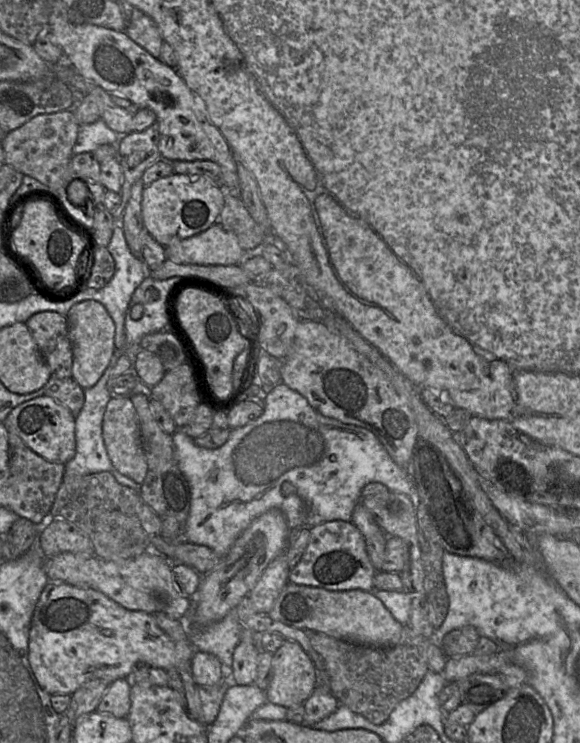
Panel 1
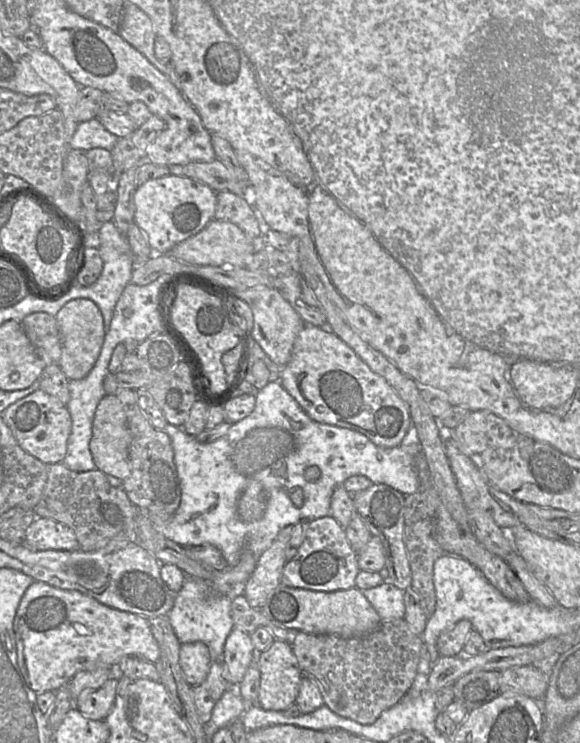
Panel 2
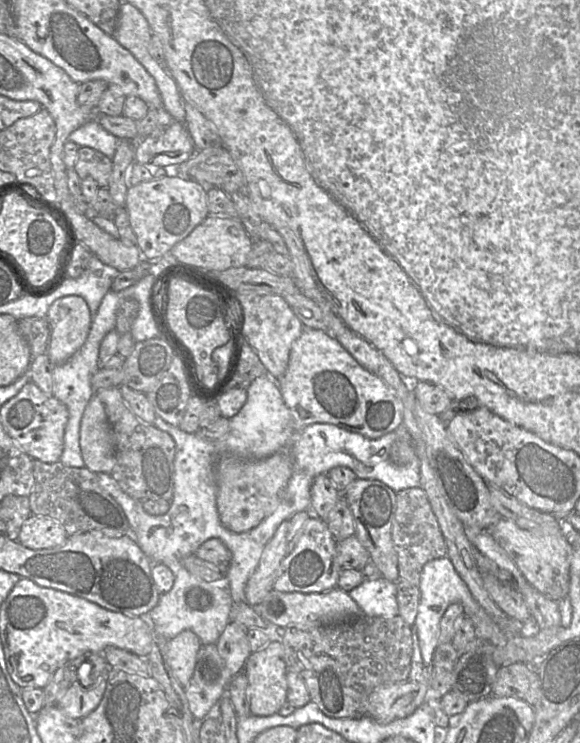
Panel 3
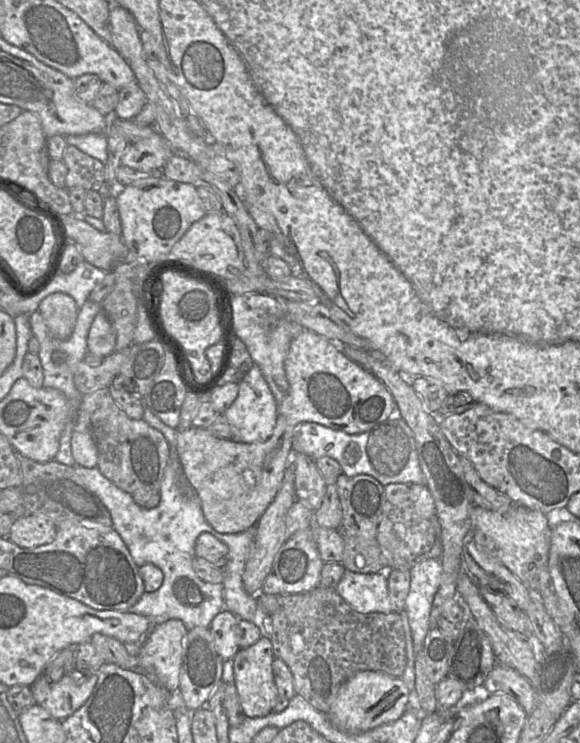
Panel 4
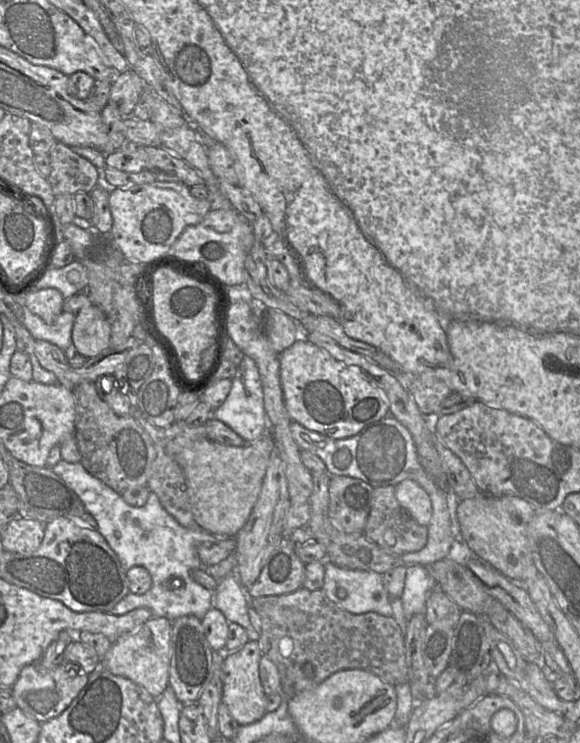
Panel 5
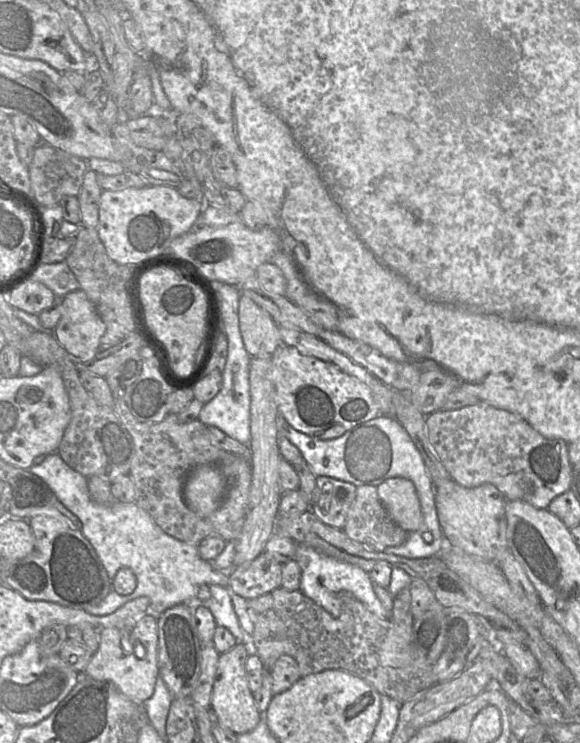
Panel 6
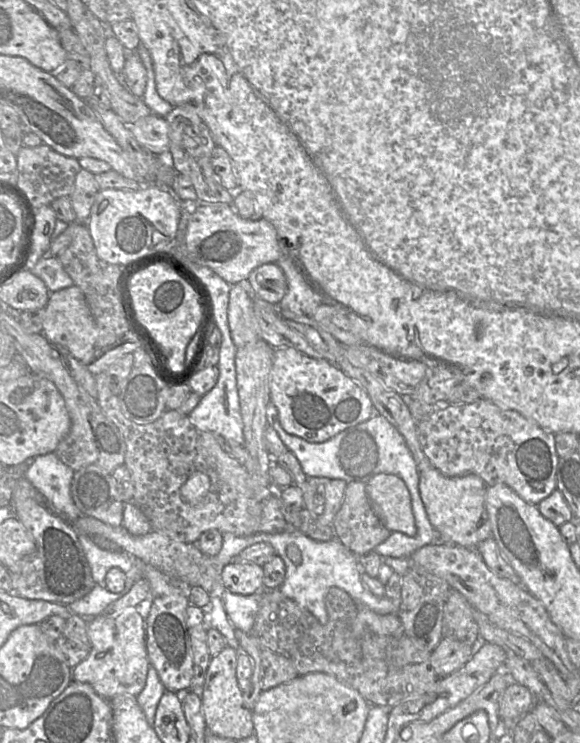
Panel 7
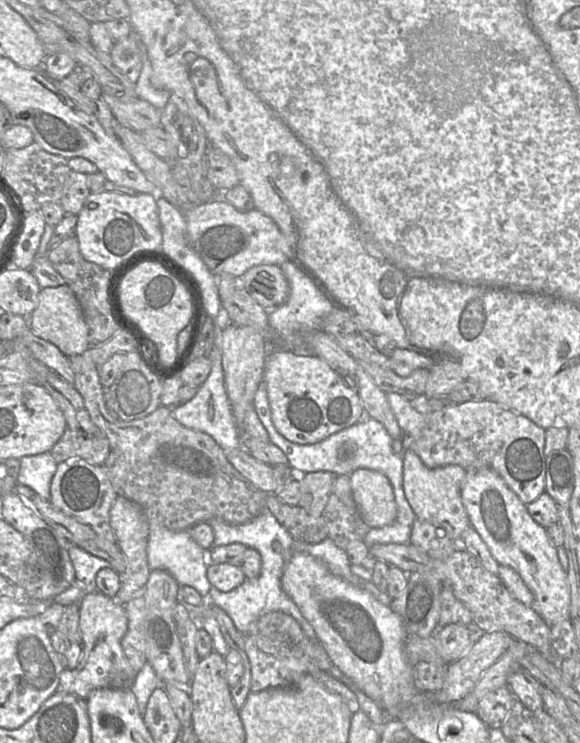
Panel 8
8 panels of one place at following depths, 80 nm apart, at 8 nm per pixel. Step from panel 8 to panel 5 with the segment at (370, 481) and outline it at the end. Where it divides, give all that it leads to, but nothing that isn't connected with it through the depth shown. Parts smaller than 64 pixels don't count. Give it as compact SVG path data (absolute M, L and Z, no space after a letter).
M403 480L395 486L395 497L401 507L421 526L427 526L432 517L432 504L425 490L413 480Z

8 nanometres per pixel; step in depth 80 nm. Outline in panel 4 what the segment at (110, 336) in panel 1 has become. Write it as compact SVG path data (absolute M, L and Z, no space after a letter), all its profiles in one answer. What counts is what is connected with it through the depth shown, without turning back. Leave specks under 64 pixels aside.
M52 293L39 304L38 310L52 336L64 340L75 327L79 306L75 300L64 293Z

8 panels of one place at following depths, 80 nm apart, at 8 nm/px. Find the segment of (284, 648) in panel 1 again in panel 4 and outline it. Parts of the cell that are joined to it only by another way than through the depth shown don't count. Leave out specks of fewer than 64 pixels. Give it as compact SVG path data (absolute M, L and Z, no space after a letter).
M261 637L256 643L239 650L231 659L231 681L234 683L243 714L246 718L262 718L272 713L278 693L274 683L272 663L275 657L269 638Z

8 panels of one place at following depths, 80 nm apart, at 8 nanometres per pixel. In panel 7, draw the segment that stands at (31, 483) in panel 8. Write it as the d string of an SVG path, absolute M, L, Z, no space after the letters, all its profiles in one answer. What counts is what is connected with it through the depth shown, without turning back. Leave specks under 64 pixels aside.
M54 453L33 458L24 477L38 489L56 513L70 519L80 517L71 496L74 471Z

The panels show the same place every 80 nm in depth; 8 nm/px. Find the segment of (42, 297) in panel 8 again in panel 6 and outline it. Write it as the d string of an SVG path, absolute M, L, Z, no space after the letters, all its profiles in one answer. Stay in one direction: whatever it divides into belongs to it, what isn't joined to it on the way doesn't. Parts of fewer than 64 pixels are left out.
M76 290L61 299L60 319L51 332L70 355L87 362L100 348L105 324L85 293Z

